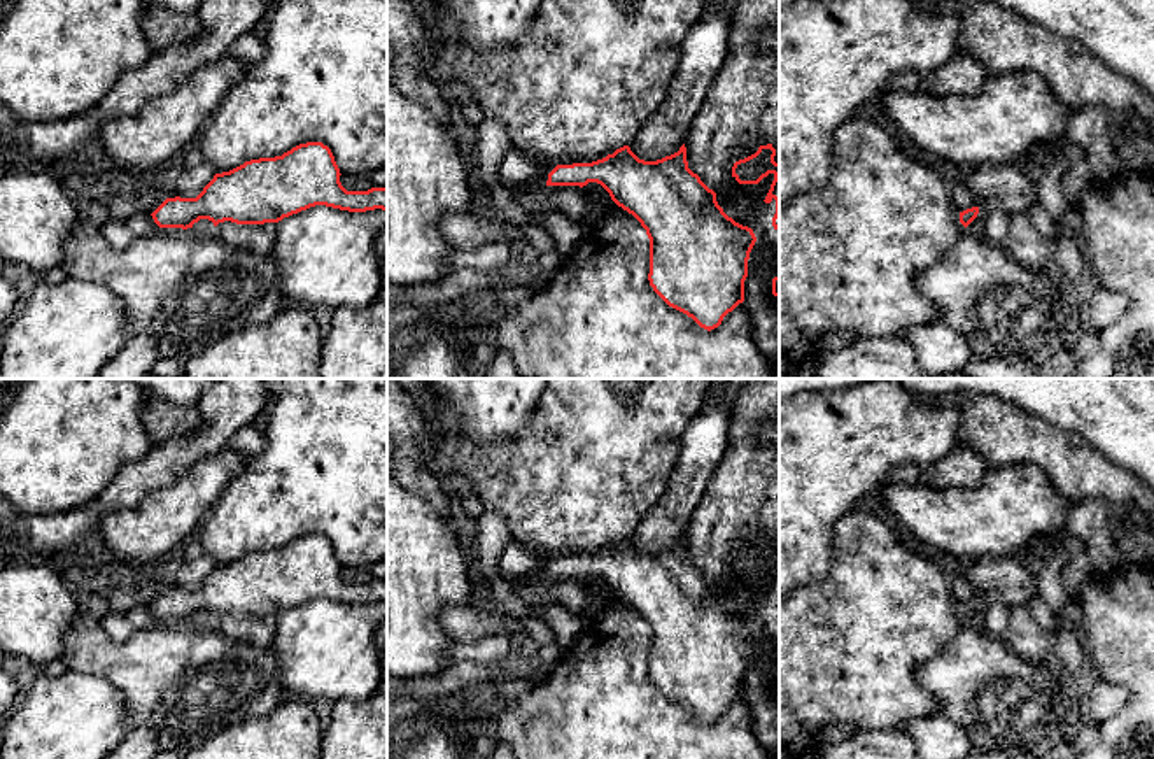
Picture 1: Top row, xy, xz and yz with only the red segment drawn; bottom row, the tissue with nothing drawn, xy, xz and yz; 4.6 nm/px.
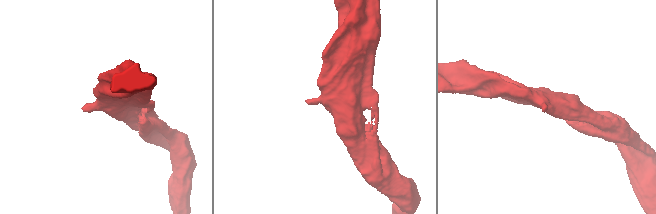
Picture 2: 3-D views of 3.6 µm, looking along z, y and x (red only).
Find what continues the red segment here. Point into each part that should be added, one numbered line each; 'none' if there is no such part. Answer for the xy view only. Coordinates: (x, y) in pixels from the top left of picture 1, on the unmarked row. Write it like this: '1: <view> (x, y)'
none

